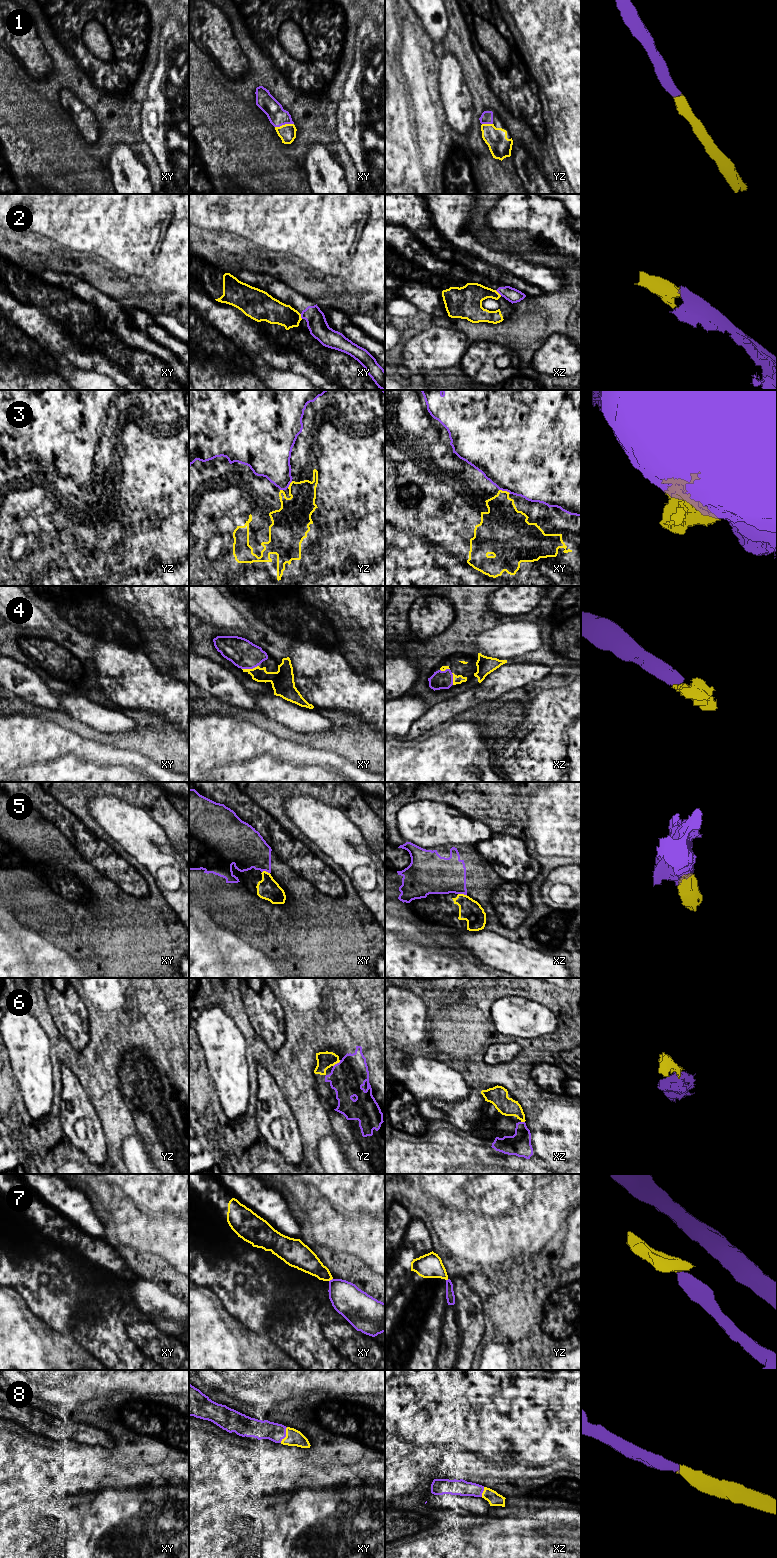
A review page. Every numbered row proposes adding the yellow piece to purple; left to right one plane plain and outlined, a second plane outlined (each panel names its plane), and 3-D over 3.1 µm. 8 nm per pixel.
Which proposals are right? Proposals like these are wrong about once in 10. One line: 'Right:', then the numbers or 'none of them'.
Right: 1, 2, 3, 4, 5, 6, 8

